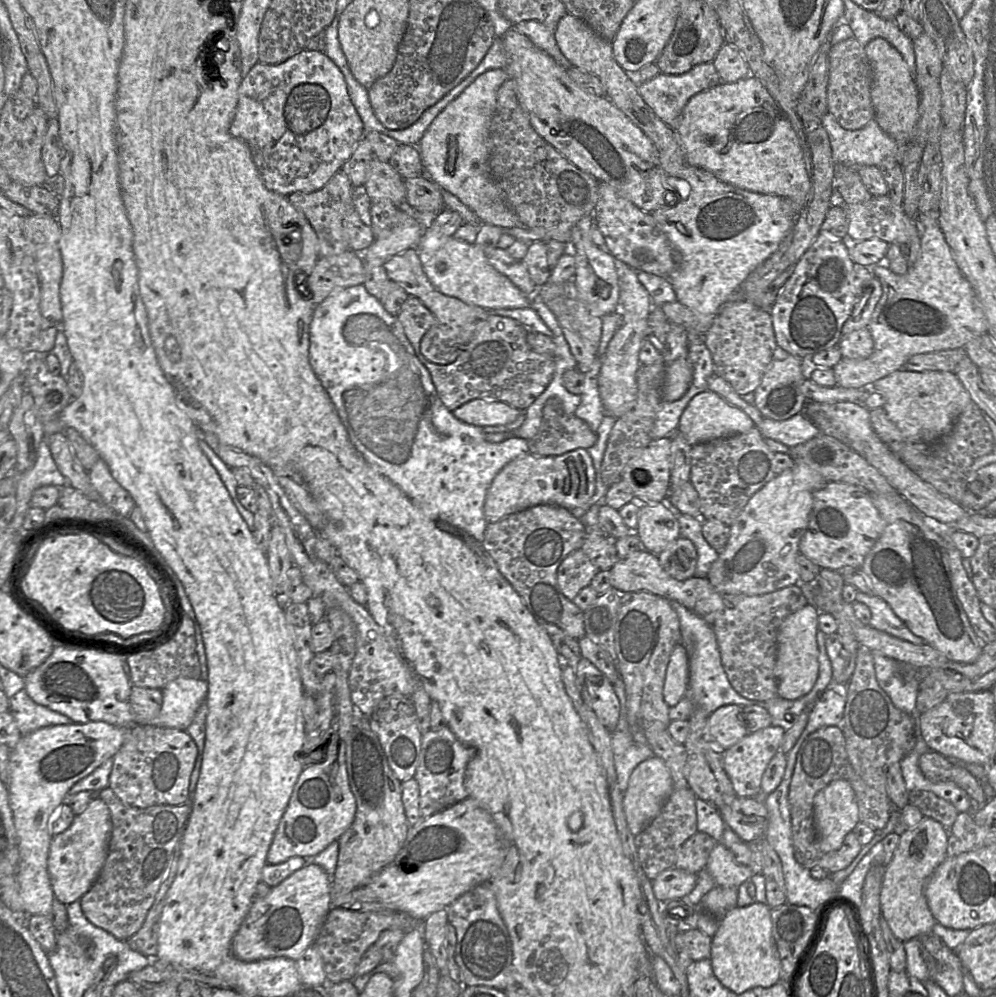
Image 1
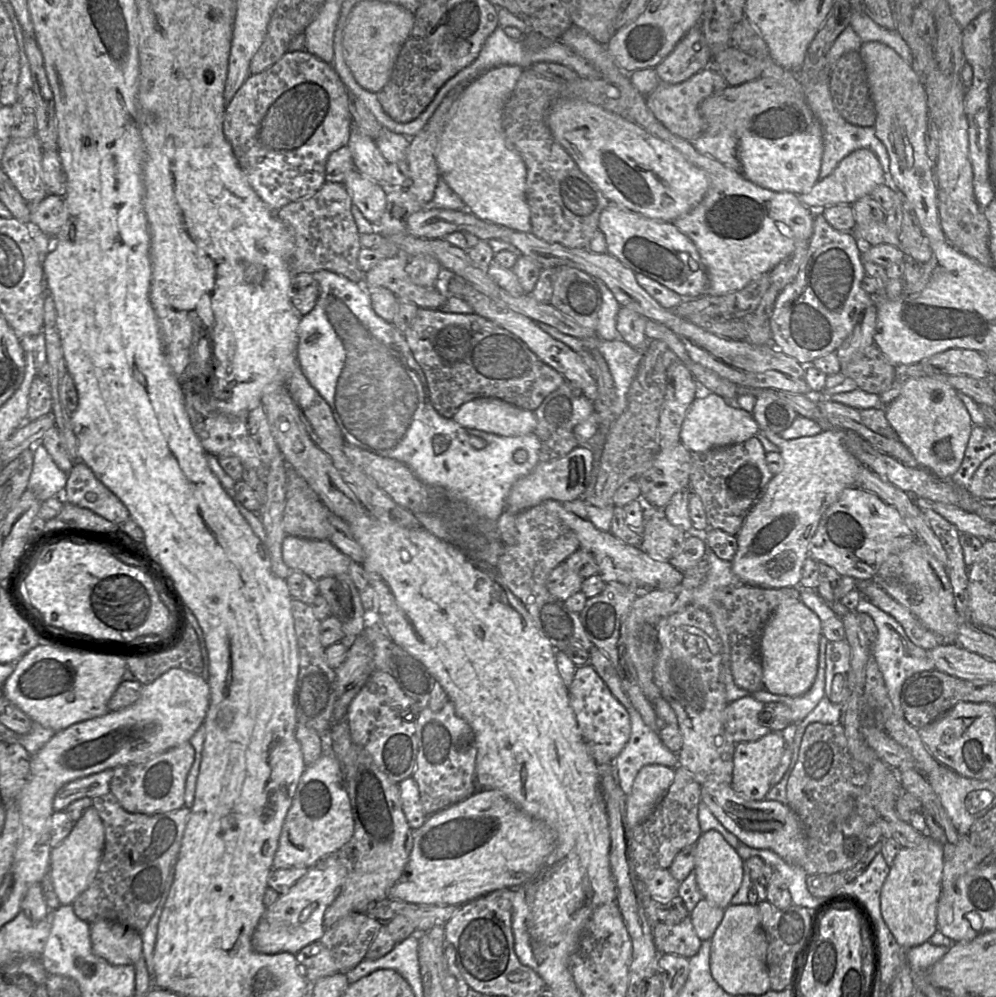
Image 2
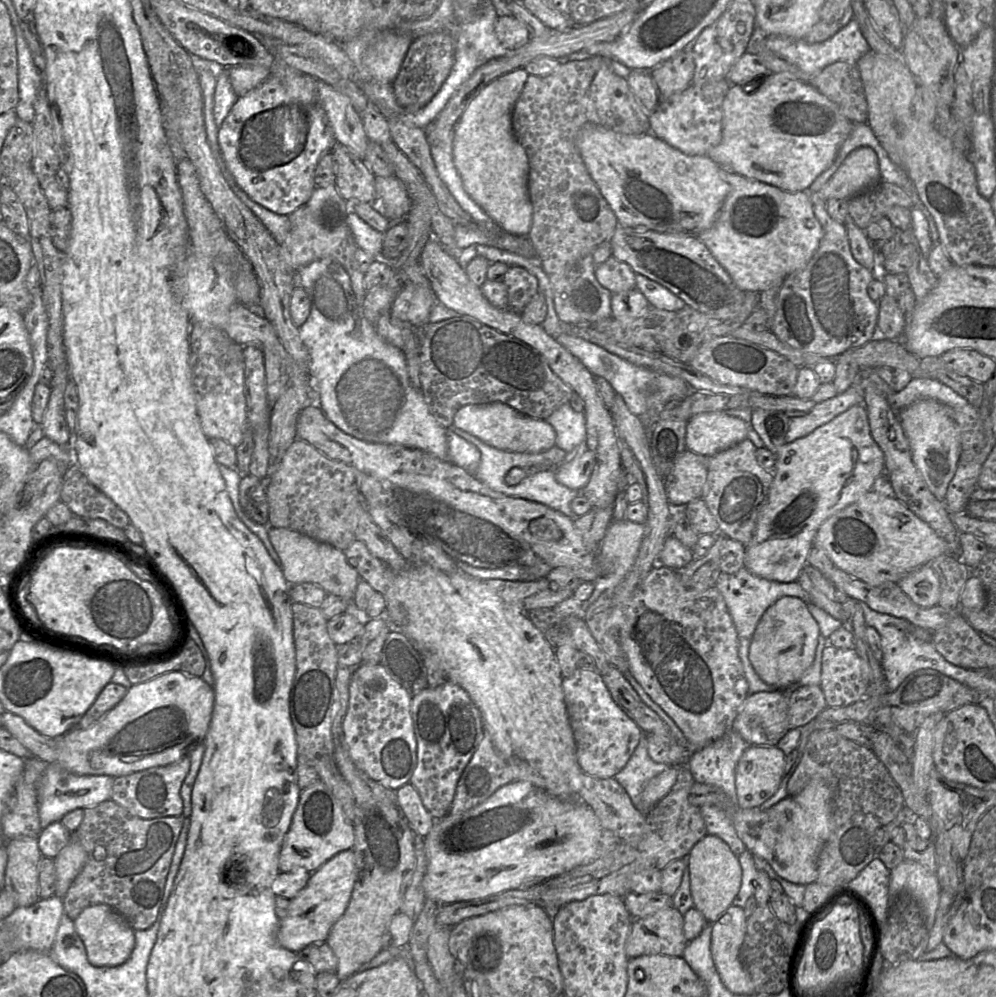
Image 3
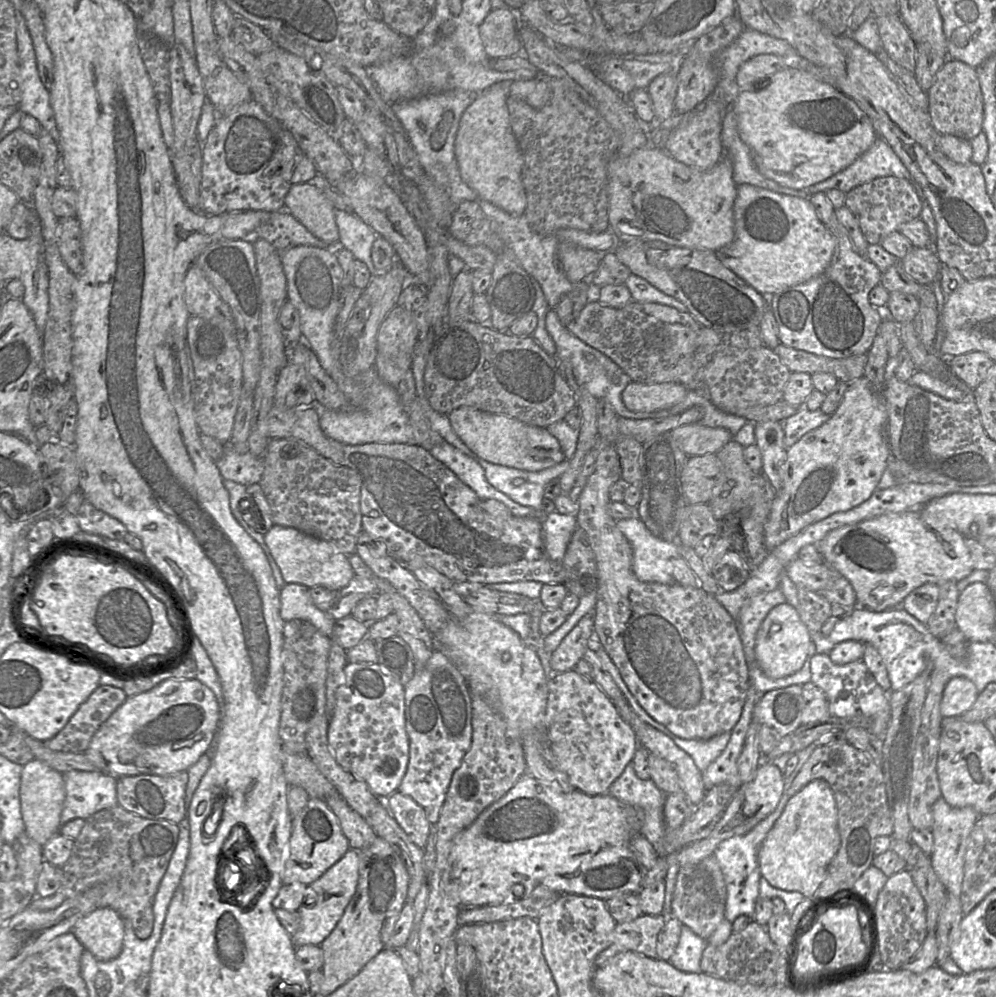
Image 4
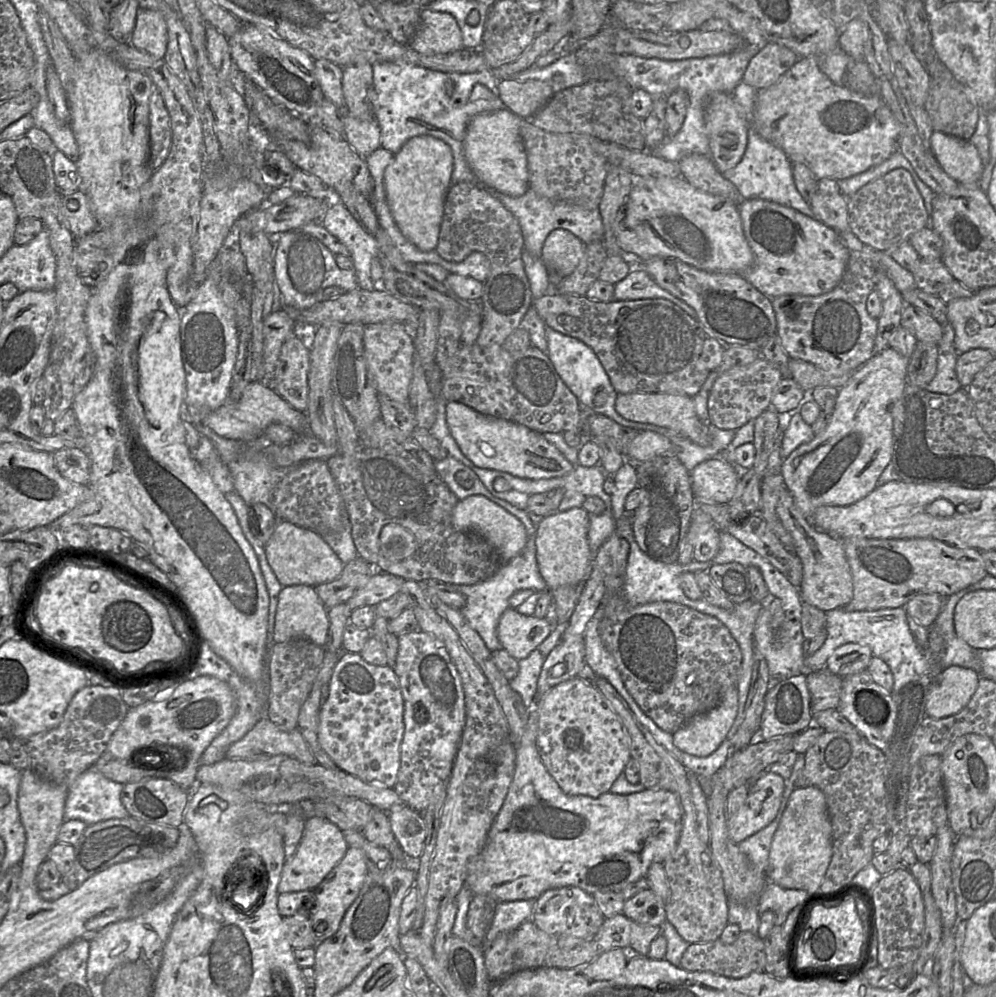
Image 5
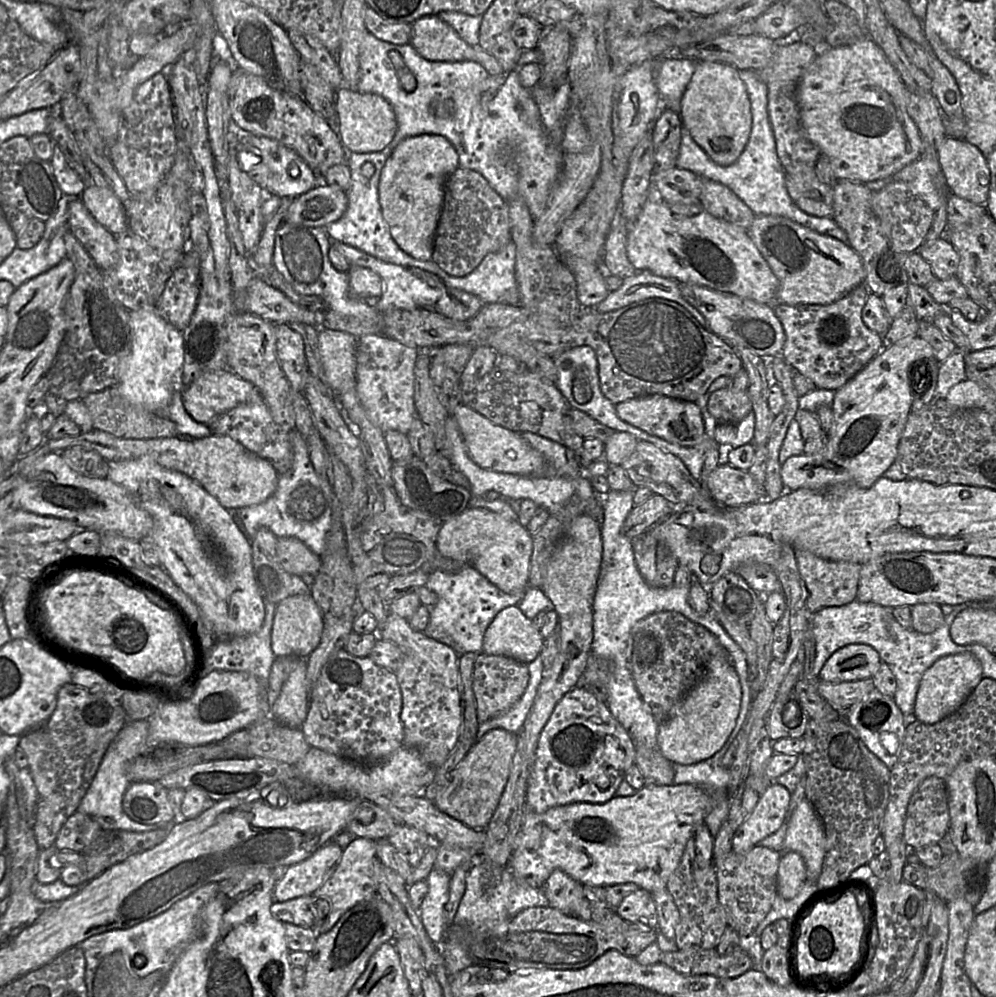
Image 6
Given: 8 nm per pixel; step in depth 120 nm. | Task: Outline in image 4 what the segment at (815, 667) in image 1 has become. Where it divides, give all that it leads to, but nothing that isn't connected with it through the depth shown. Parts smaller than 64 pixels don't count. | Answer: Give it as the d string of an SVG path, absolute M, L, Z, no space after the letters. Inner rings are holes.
M788 603L772 608L763 620L755 641L757 663L766 676L784 678L799 671L808 656L811 634L798 611Z

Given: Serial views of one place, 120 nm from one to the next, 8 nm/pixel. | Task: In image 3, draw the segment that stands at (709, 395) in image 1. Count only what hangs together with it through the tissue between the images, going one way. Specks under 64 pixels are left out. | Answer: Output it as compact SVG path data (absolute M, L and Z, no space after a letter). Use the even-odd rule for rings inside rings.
M726 411L701 413L693 416L686 427L686 448L696 454L710 457L744 441L750 425L744 420L730 416Z

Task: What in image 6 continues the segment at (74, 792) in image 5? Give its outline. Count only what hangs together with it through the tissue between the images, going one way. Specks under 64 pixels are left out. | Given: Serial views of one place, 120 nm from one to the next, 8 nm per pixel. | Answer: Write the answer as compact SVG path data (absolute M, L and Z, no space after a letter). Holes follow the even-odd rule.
M147 720L128 721L118 733L107 749L97 772L82 798L77 811L90 816L97 821L103 830L125 830L131 832L146 832L158 827L170 827L171 825L145 825L133 821L122 808L124 794L130 785L128 767L143 754L149 752L147 736L149 724Z

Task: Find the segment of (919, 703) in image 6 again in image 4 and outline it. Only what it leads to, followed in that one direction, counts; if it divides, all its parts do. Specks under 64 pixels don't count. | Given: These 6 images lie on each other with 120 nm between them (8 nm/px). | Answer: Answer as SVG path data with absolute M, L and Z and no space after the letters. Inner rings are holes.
M956 676L949 679L940 703L942 717L963 714L972 707L978 694L975 684L968 678Z

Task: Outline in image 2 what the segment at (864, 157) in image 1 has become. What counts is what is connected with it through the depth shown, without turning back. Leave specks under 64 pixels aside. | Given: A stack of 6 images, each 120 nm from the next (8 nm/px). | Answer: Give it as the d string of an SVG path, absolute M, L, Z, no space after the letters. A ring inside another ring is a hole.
M829 78L819 80L819 82L814 85L805 85L804 94L805 100L819 121L823 132L824 151L819 179L822 180L829 176L837 167L837 165L850 153L857 149L863 148L872 151L876 155L884 173L888 178L890 173L889 155L883 143L875 135L874 127L854 125L847 122L841 116L841 114L835 109L831 99L829 90Z

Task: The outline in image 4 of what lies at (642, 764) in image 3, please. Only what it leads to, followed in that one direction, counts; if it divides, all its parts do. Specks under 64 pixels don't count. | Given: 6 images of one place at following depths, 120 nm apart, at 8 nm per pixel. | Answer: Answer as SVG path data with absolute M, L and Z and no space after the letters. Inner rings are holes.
M632 761L611 784L608 794L637 810L641 821L640 833L653 845L659 857L668 855L665 846L667 825L663 814L667 794L660 790L652 779L640 779Z

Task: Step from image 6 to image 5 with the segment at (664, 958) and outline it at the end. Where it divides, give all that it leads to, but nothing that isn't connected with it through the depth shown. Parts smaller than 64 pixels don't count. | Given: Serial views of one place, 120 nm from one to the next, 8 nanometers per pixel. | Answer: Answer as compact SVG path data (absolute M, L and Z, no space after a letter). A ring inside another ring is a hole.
M751 932L740 933L732 944L724 944L720 938L715 941L690 944L684 952L680 967L687 971L712 972L728 978L740 979L753 972L763 972L766 965L764 939Z

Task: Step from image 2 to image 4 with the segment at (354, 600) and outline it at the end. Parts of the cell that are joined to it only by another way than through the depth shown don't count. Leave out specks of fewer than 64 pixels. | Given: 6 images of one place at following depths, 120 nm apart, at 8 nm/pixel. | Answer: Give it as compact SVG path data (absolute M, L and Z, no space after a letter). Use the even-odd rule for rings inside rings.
M274 525L265 535L265 542L287 584L298 584L307 588L323 586L333 591L339 591L355 577L348 556L327 541L295 528Z

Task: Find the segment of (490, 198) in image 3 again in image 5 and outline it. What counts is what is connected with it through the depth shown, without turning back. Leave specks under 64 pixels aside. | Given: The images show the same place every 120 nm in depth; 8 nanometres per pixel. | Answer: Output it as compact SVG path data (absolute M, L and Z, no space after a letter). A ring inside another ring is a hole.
M507 109L480 113L468 124L464 138L465 158L479 181L512 197L522 196L529 189L527 155L520 136L521 119Z

